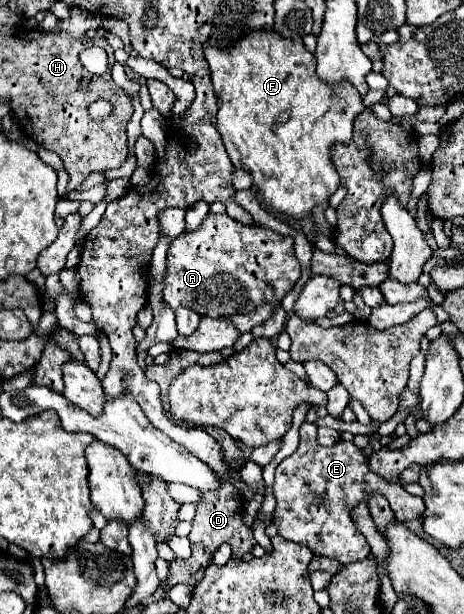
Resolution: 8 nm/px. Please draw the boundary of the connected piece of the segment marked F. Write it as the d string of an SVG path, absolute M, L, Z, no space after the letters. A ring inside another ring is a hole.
M263 29L257 33L249 33L237 41L233 41L233 45L229 45L229 49L217 49L213 45L205 45L205 59L211 67L211 79L213 79L213 87L215 87L215 95L217 95L217 129L223 137L223 143L227 147L227 153L231 157L231 163L237 169L245 169L251 173L253 177L253 185L259 189L259 193L265 197L265 203L281 213L287 213L295 219L301 219L305 215L311 213L311 209L317 203L327 201L335 189L339 187L339 175L331 163L331 145L335 143L343 143L343 141L351 141L351 131L353 131L353 119L355 115L361 113L361 109L365 109L365 105L361 103L361 95L357 93L357 89L353 89L353 85L325 85L321 83L321 79L315 73L315 57L313 53L309 53L303 45L303 39L285 39L279 33L275 33L273 29Z

